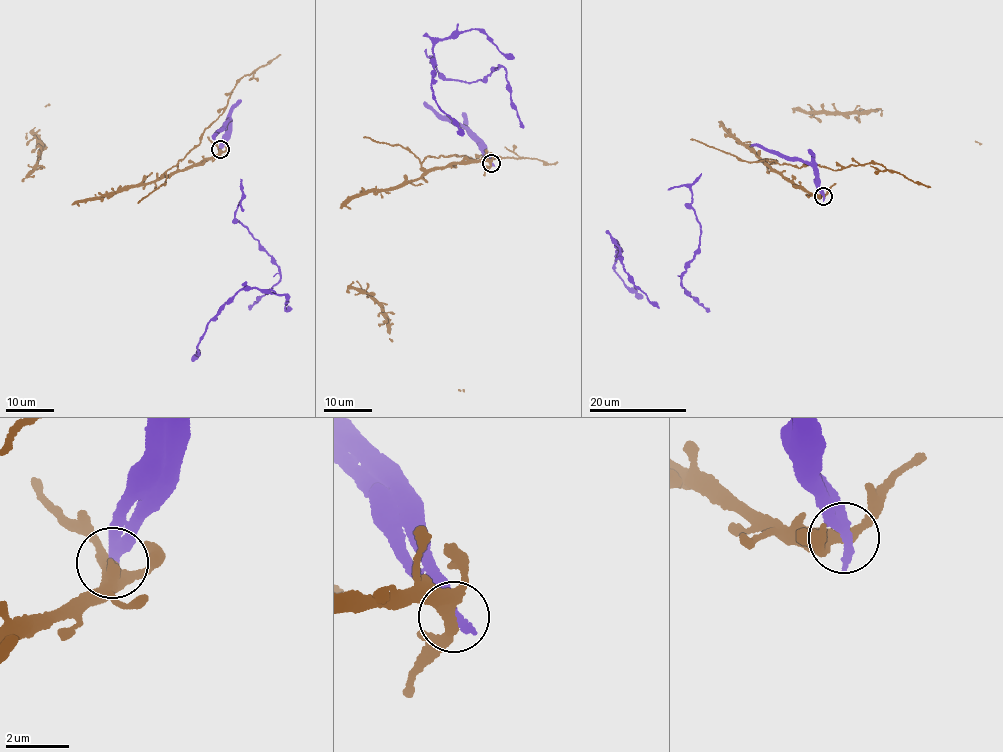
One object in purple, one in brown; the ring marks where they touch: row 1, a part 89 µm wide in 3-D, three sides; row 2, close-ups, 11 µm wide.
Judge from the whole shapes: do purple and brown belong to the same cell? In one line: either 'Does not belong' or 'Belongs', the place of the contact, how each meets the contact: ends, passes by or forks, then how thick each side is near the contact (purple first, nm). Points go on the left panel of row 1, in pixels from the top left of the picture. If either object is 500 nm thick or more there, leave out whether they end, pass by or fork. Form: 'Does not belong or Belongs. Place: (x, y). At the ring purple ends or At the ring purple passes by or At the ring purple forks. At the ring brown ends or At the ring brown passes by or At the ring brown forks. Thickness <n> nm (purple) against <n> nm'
Does not belong. Place: (220, 149). At the ring purple ends. At the ring brown forks. Thickness 440 nm (purple) against 320 nm

